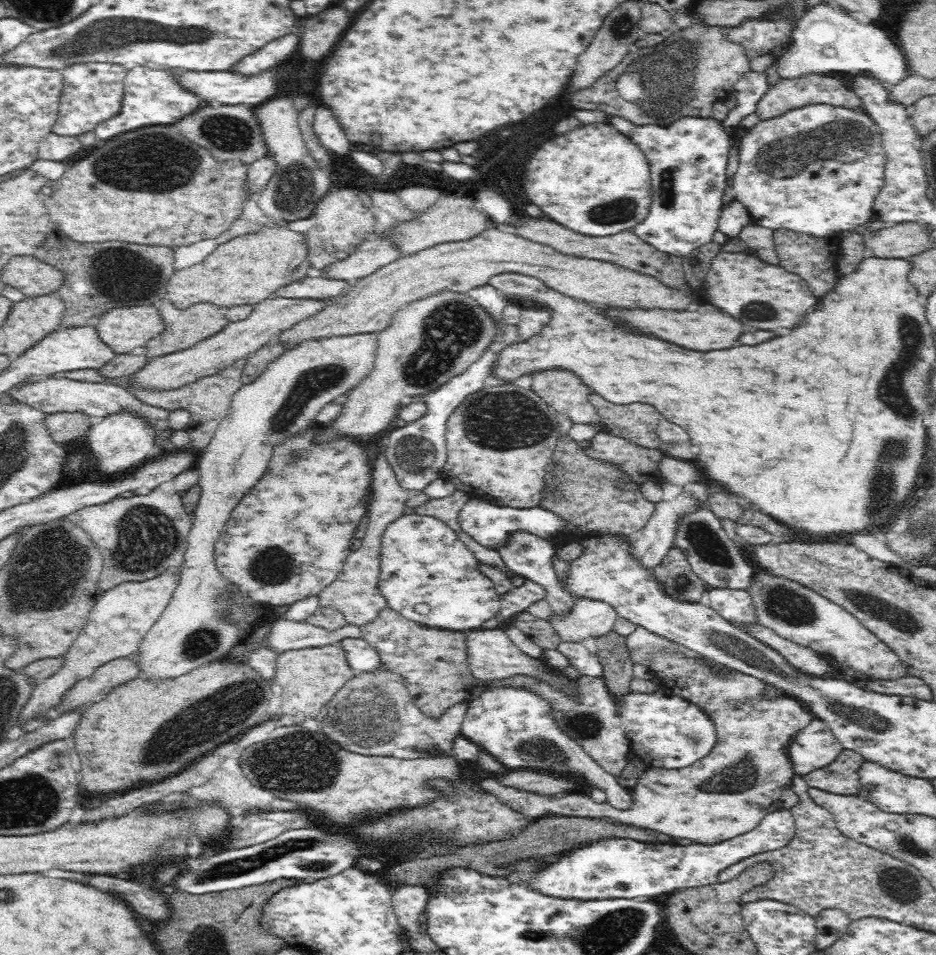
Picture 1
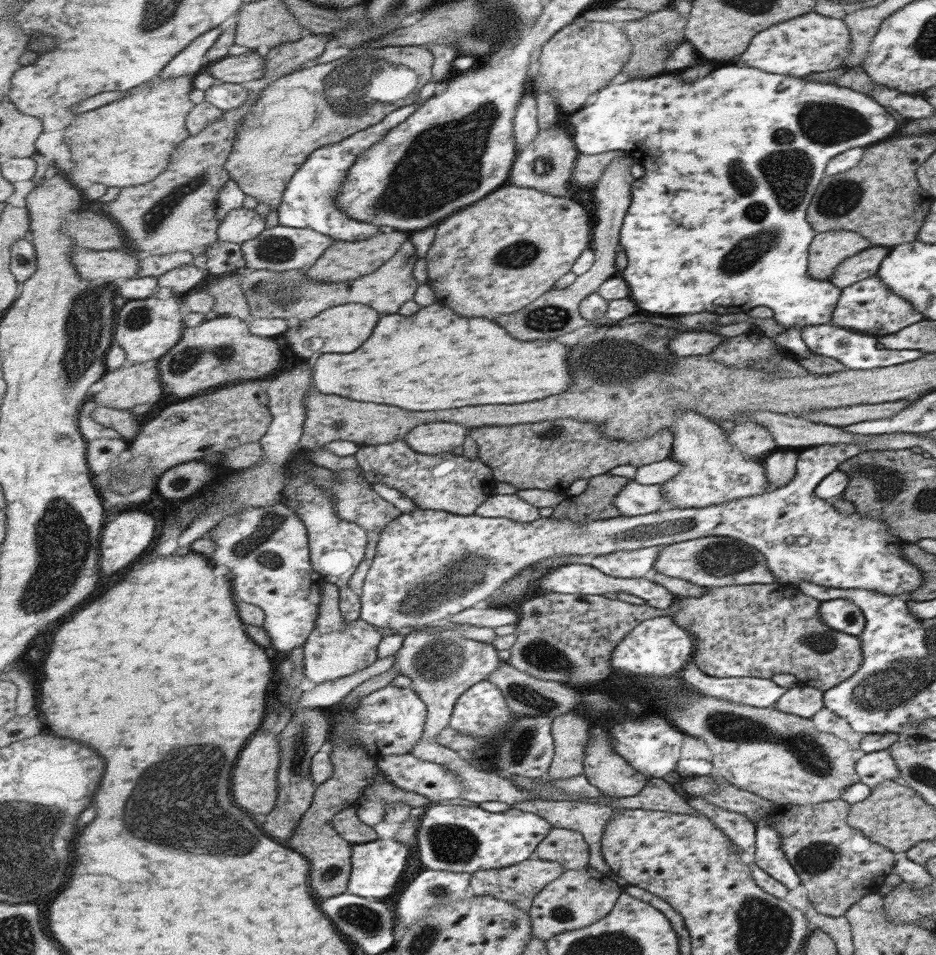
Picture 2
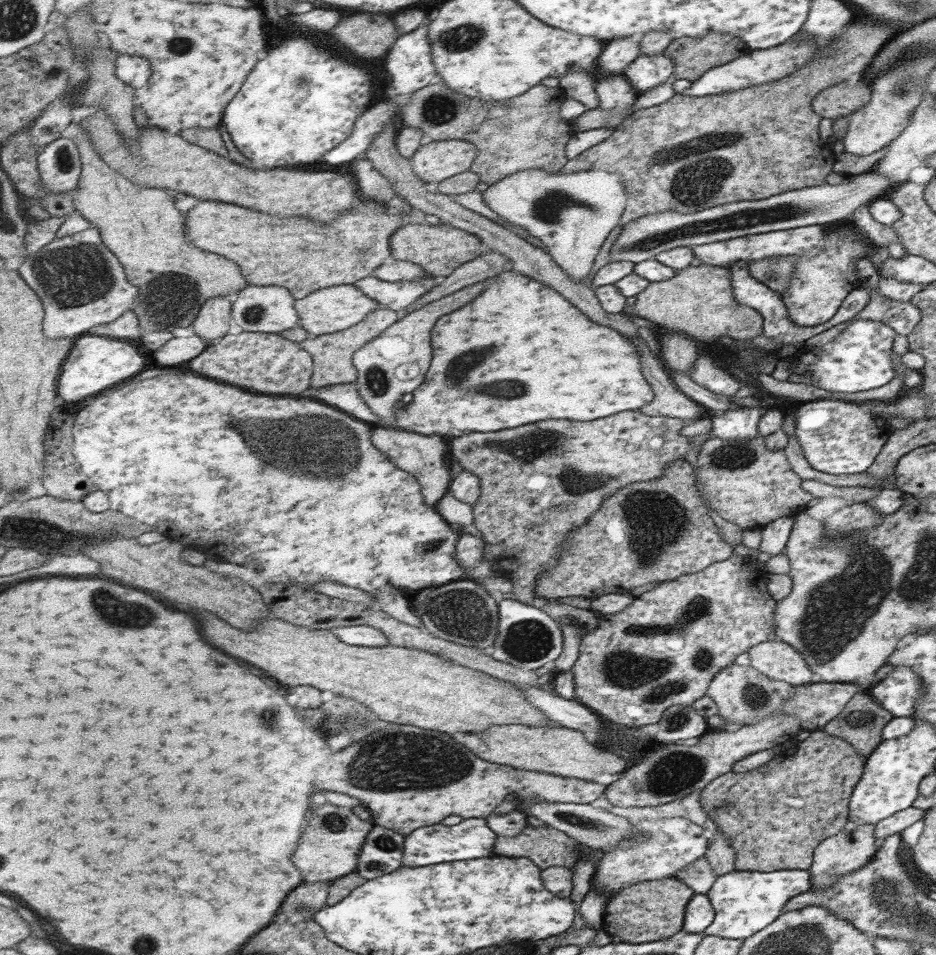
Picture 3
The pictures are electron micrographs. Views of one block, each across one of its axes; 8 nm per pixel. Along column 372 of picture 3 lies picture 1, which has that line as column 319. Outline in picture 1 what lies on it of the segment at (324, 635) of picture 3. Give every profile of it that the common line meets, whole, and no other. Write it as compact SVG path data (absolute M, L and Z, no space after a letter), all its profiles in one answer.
M335 645L323 647L286 650L279 653L273 671L274 682L282 688L282 708L288 716L300 716L300 718L316 719L322 706L333 696L355 673L350 668L344 649Z

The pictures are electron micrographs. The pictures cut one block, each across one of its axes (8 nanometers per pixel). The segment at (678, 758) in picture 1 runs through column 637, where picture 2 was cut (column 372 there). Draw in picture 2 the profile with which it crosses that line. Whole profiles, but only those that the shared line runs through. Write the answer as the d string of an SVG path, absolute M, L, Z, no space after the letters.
M386 685L362 698L354 710L354 720L348 724L352 744L363 745L361 750L376 759L380 755L406 754L420 741L426 724L426 704L413 688Z

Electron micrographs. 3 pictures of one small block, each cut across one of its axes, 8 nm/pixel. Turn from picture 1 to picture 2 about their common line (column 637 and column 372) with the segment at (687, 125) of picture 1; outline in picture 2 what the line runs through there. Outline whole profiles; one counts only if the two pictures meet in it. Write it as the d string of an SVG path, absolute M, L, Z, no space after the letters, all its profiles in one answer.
M416 102L394 110L386 115L382 121L350 136L346 141L326 146L326 148L318 150L316 154L312 154L310 162L306 162L306 166L303 166L294 175L289 188L286 189L284 203L279 208L281 224L294 228L318 230L318 232L330 235L336 240L348 242L366 240L383 230L382 226L374 226L374 224L366 224L366 222L358 222L354 218L348 218L348 214L337 206L337 196L340 193L340 187L346 183L346 175L350 172L354 161L358 160L358 157L366 152L366 149L381 142L390 130L401 125L401 122L410 117L421 104L423 103Z

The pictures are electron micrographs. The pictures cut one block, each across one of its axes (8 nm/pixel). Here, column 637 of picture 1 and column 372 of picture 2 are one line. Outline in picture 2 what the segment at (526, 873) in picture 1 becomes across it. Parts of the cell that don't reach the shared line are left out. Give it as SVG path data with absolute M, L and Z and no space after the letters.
M378 838L374 841L355 844L353 848L353 874L346 892L375 900L392 896L396 890L396 884L402 878L406 860L408 860L408 848L406 845L400 844L400 841Z

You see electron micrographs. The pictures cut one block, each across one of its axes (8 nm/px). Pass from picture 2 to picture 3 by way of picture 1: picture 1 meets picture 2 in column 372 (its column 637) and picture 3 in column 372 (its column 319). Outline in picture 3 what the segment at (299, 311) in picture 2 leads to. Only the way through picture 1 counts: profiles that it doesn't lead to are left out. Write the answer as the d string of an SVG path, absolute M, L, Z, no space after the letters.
M379 307L378 310L370 312L364 321L354 324L350 329L341 333L325 334L313 336L301 343L305 350L310 351L316 362L316 374L314 374L312 389L326 388L326 386L338 386L340 384L350 384L357 380L357 367L352 364L352 354L362 349L373 338L380 336L389 326L396 324L398 314L396 311L386 307Z

